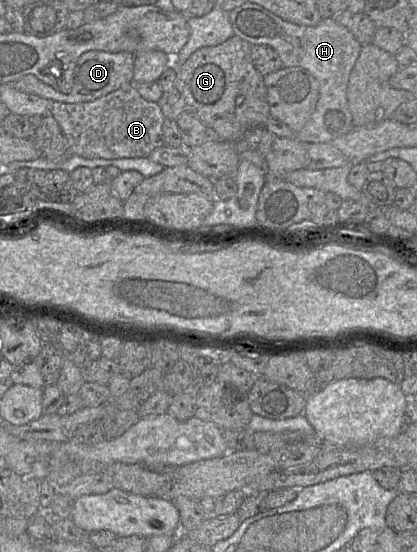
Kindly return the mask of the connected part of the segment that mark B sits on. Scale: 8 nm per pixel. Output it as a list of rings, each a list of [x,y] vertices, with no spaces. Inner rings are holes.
[[[132,82],[91,102],[54,102],[50,114],[59,124],[70,153],[83,158],[110,160],[148,157],[155,149],[164,146],[164,114],[157,102],[142,98]]]

